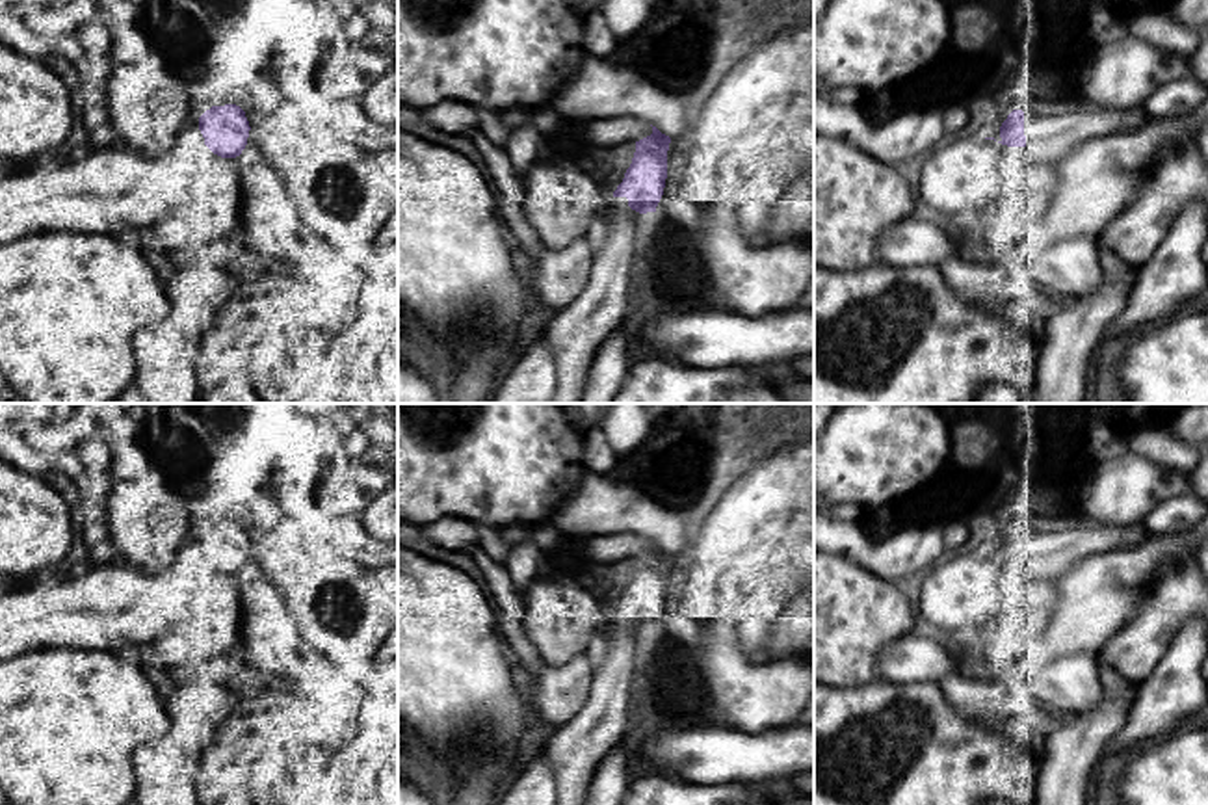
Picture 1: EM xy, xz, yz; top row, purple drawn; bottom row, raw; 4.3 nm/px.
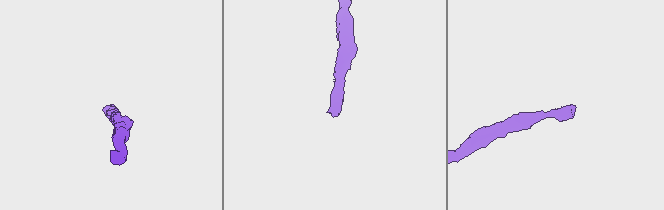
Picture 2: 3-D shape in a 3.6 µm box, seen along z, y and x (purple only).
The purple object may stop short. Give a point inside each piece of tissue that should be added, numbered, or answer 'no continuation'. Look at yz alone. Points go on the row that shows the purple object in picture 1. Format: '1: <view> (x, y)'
1: yz (1050, 134)

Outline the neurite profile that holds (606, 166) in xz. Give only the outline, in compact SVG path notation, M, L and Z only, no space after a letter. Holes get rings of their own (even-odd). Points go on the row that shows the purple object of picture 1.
M569 121L567 128L556 134L548 143L548 154L585 171L600 186L610 205L613 191L632 164L634 152L636 141L591 147L584 139L582 121Z

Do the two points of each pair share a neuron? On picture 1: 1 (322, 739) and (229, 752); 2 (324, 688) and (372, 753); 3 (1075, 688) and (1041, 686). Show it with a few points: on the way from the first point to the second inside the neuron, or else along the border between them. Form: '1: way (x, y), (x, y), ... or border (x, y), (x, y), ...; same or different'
1: way (300, 739), (275, 739), (264, 750), (251, 752); same
2: way (352, 681), (361, 679), (376, 694), (376, 725); same
3: way (1067, 686), (1049, 686); same

